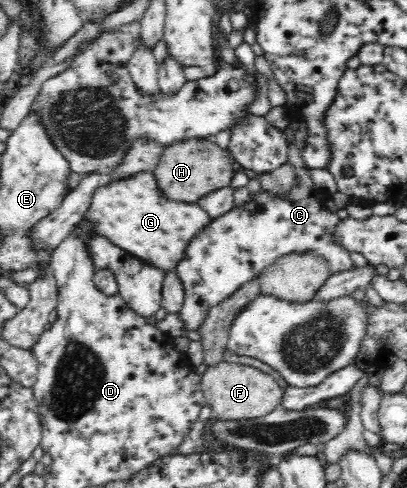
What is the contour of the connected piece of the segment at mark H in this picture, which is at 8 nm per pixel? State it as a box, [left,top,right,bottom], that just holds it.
[154,138,234,203]

